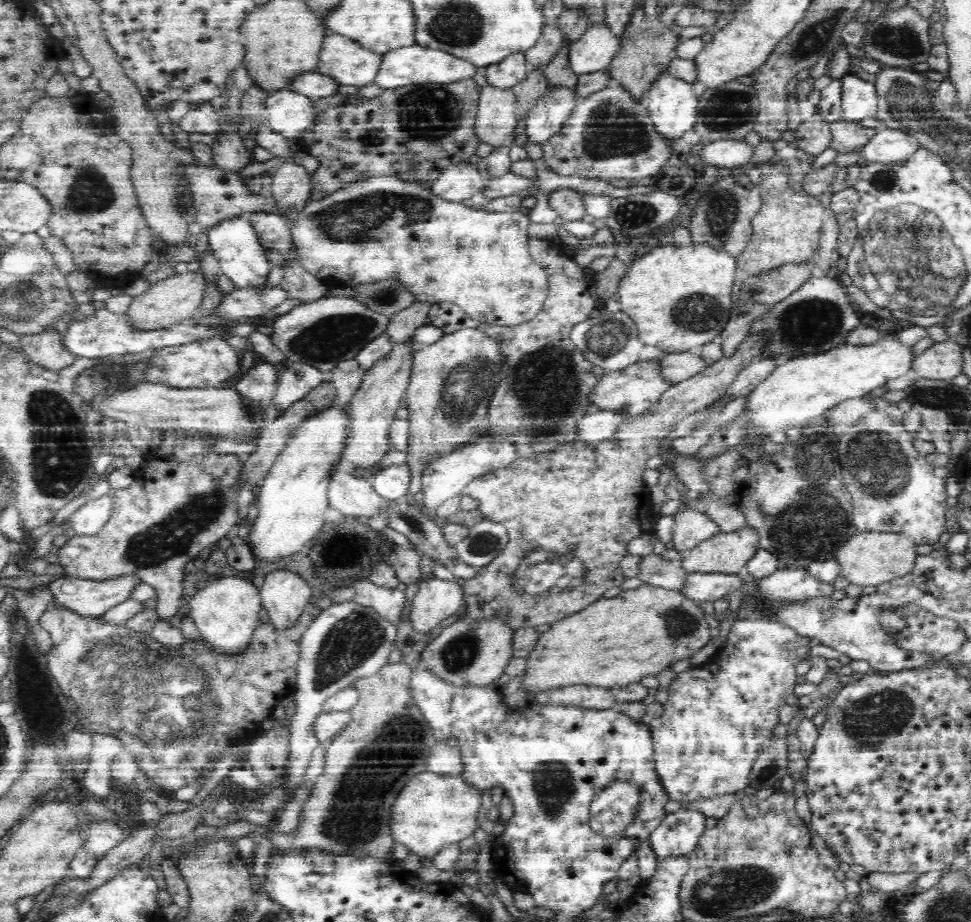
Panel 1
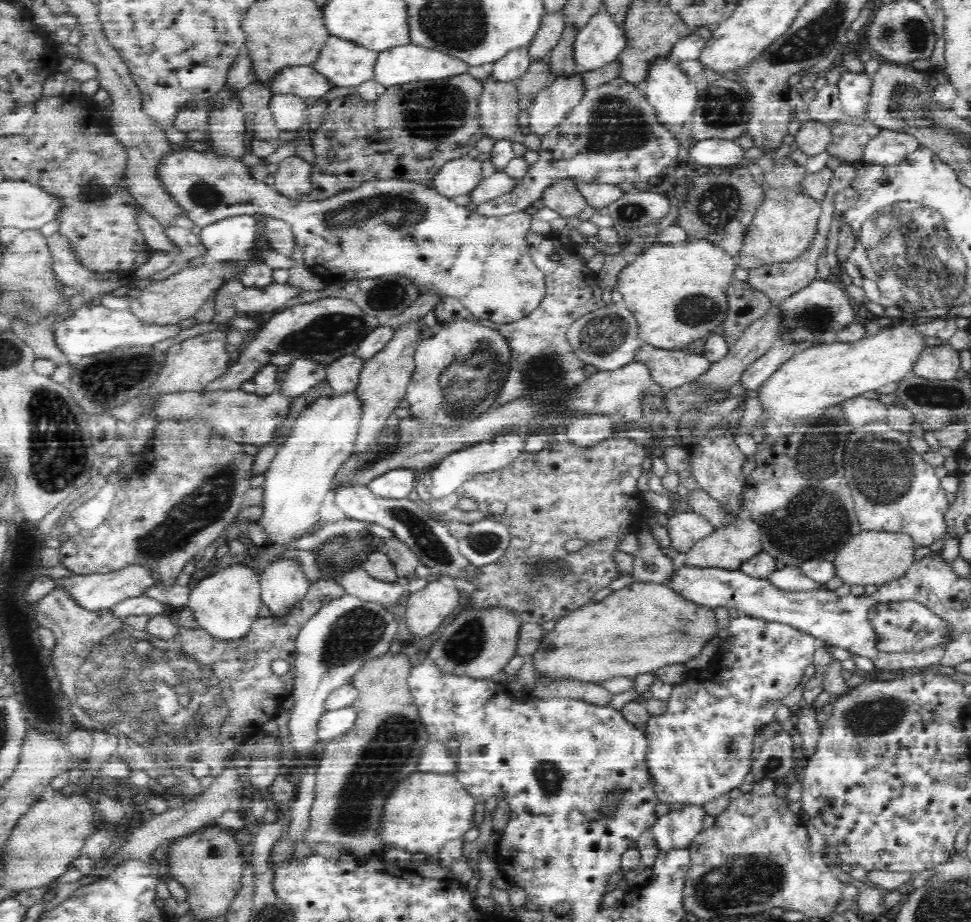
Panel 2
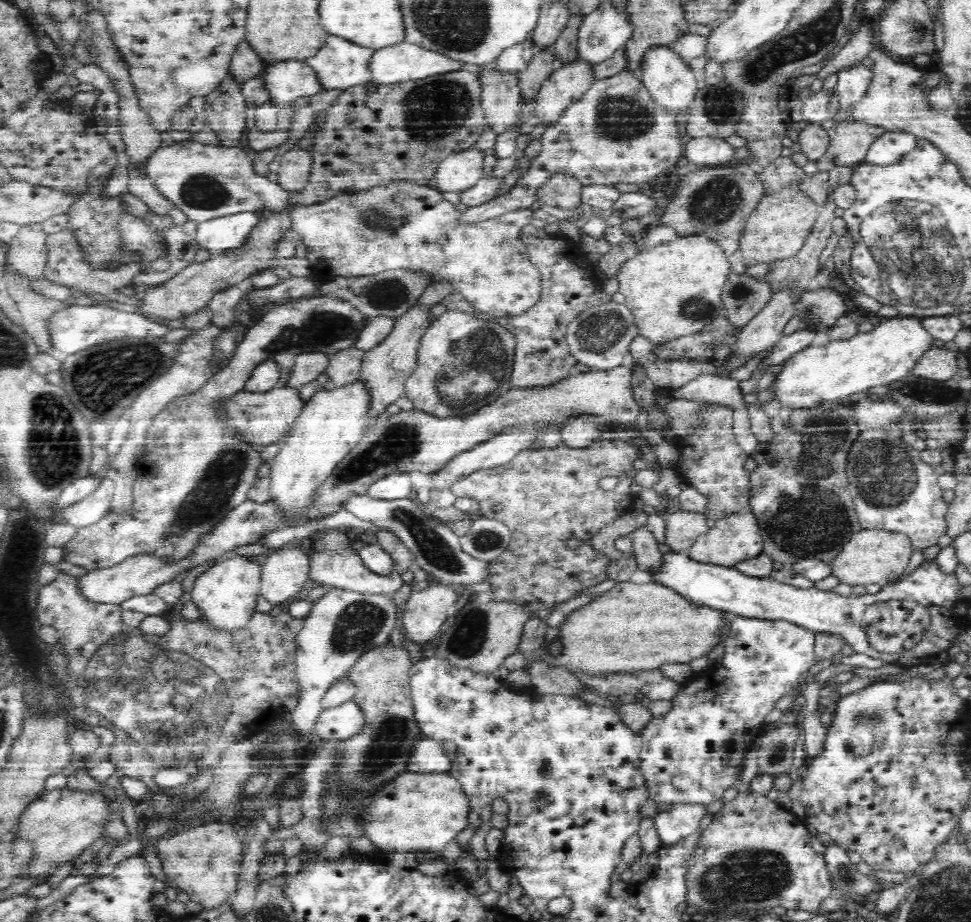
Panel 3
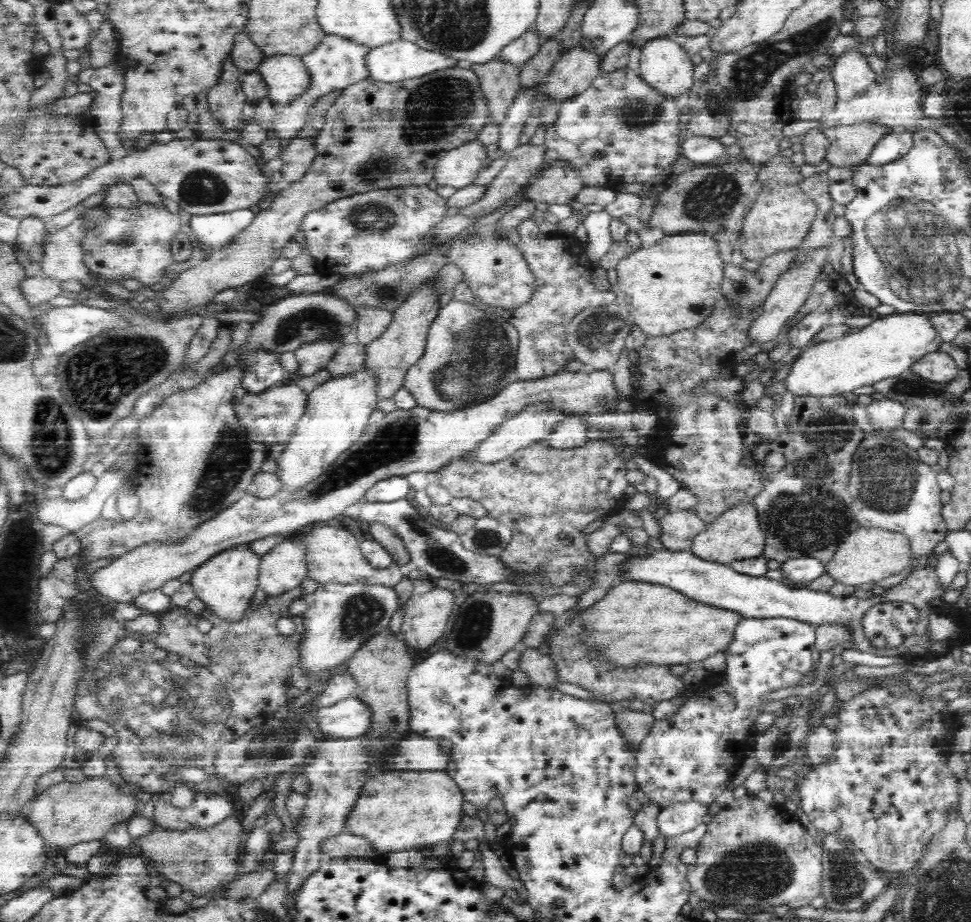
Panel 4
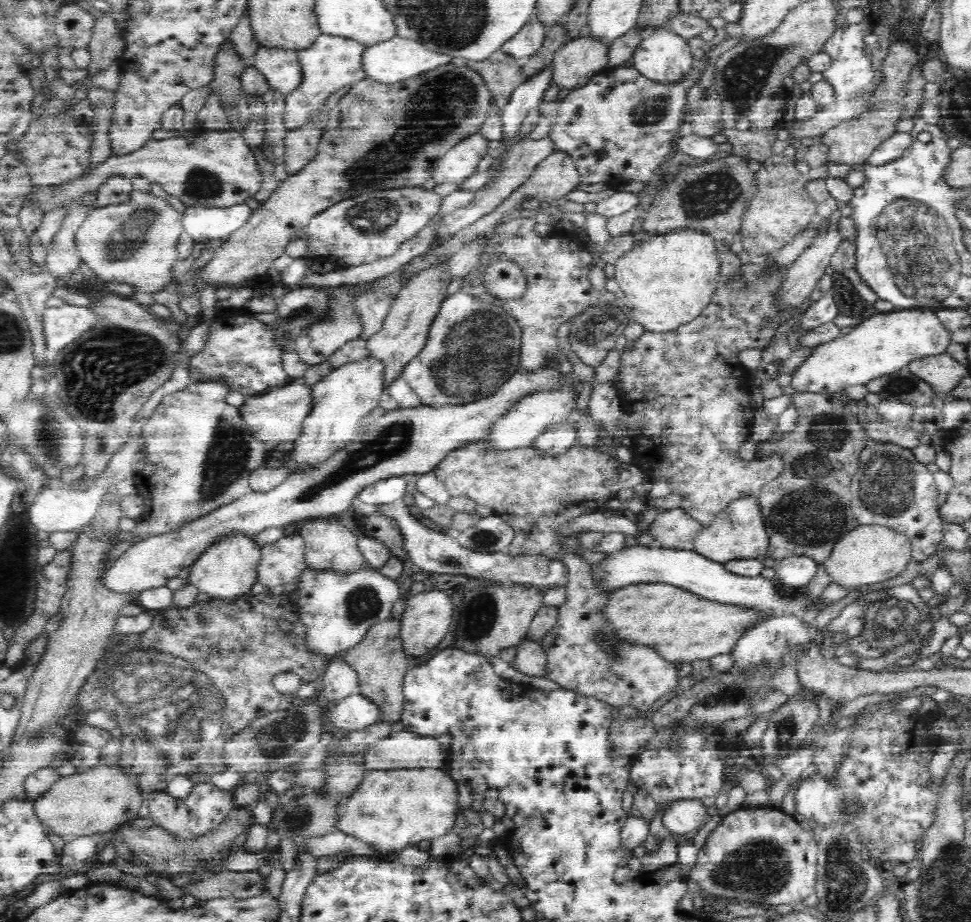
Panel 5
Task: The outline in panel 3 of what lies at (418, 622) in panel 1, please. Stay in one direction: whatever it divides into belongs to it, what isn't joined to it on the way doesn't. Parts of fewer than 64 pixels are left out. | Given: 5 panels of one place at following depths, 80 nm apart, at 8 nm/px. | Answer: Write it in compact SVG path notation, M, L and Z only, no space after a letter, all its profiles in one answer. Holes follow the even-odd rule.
M438 582L431 583L427 589L412 592L399 615L404 638L415 645L434 642L454 609L456 597L450 586Z

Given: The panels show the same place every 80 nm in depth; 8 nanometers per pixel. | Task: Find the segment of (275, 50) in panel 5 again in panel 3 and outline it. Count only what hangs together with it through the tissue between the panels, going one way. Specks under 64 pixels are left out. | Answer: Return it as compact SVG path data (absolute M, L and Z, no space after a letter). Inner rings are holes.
M282 59L268 62L260 75L269 91L269 100L279 108L288 108L302 96L319 93L315 73L306 61Z

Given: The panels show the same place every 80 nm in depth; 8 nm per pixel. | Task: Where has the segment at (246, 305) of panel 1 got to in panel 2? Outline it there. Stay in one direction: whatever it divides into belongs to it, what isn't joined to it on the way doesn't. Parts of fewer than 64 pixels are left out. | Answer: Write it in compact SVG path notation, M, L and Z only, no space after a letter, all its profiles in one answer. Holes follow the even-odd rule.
M289 281L283 284L274 282L264 288L246 288L235 299L235 308L239 315L253 312L271 313L282 307L287 300L292 300L305 292L302 287L296 287Z

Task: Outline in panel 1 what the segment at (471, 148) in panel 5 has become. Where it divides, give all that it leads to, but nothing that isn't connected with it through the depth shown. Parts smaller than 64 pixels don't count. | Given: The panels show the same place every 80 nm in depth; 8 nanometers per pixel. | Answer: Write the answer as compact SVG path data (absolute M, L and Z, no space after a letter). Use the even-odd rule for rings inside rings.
M466 160L446 166L433 181L431 189L440 198L458 202L474 196L484 184L477 165Z

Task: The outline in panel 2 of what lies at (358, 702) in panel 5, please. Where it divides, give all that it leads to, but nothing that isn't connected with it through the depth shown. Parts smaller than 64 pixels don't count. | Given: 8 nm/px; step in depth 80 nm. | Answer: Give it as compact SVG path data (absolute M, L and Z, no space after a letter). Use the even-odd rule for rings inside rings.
M353 705L324 711L317 724L317 735L321 745L347 735L357 725L357 722L358 713Z

